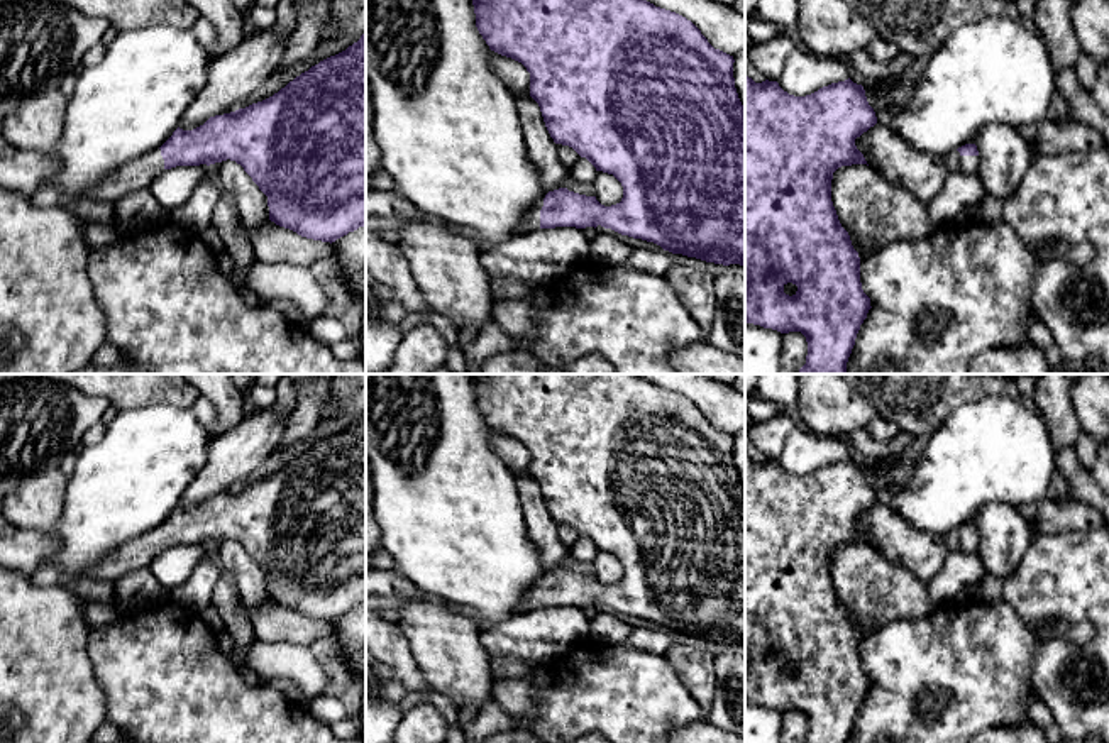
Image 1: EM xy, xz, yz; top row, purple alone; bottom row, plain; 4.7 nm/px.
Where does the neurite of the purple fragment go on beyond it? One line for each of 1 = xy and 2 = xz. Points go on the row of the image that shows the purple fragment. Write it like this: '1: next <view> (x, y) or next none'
1: next xy (139, 173)
2: next xz (532, 222)

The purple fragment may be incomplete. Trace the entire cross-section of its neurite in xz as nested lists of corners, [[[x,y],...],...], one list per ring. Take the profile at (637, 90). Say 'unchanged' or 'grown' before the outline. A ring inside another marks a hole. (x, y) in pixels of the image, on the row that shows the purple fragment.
grown | [[[472,0],[476,27],[491,51],[521,63],[530,73],[530,96],[538,103],[545,127],[555,144],[572,147],[596,171],[613,174],[623,186],[620,203],[604,206],[596,196],[586,196],[567,188],[549,191],[528,212],[518,234],[555,227],[604,227],[621,235],[660,245],[672,254],[682,254],[715,264],[745,266],[745,110],[733,78],[733,56],[715,49],[701,30],[686,17],[655,7],[647,0]]]

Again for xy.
grown | [[[366,32],[345,51],[330,56],[296,76],[273,96],[230,113],[210,117],[193,130],[176,129],[157,149],[141,156],[100,181],[91,200],[115,203],[122,196],[149,188],[166,169],[176,166],[235,161],[268,196],[269,220],[301,237],[335,242],[366,225]]]

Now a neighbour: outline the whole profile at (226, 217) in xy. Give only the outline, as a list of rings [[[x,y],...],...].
[[[222,195],[217,201],[210,225],[220,234],[225,250],[234,259],[234,274],[239,296],[252,306],[266,306],[266,298],[254,293],[247,284],[247,272],[254,262],[254,252],[249,240],[239,230],[240,215],[235,201]]]

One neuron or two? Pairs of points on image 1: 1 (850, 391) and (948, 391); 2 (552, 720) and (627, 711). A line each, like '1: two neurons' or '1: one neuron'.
1: one neuron
2: one neuron

